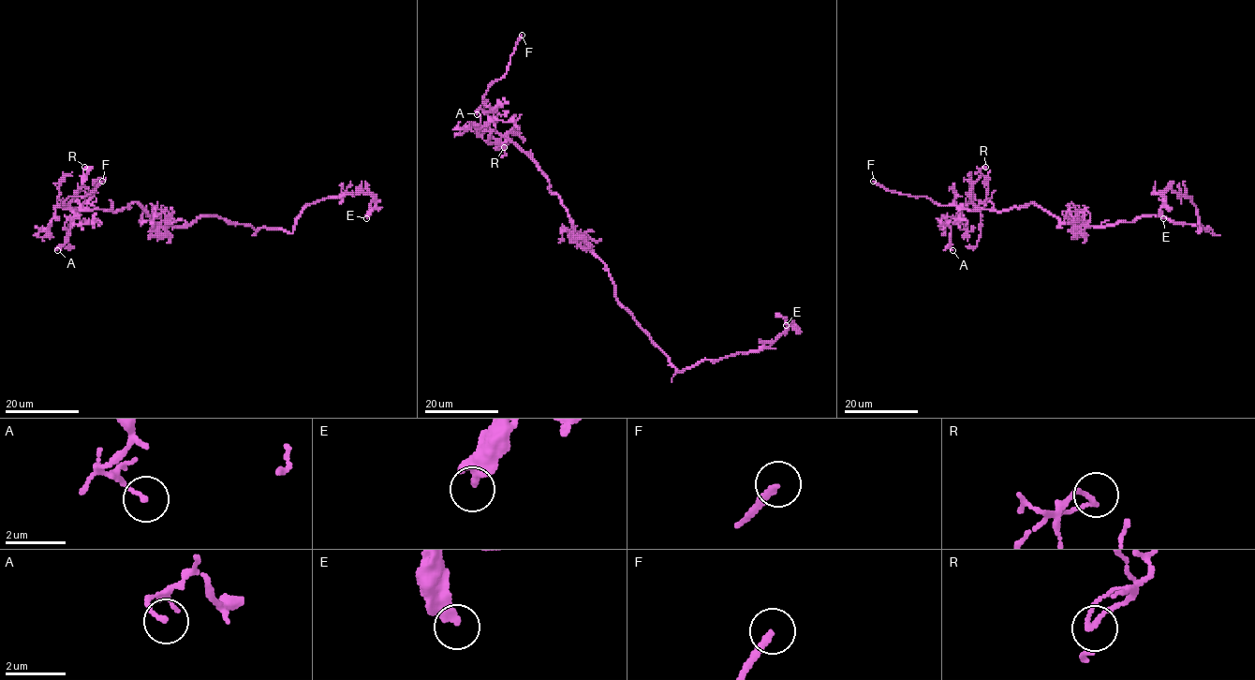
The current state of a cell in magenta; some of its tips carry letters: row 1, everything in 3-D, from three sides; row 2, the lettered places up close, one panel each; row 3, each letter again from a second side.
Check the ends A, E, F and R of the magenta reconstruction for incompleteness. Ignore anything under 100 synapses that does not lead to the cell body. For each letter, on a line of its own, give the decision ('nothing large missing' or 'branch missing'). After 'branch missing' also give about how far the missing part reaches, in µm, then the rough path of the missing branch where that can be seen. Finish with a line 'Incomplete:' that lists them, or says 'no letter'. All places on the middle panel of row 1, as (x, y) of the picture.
A: nothing large missing
E: nothing large missing
F: branch missing; about 35 µm are missing
R: nothing large missing
Incomplete: F

